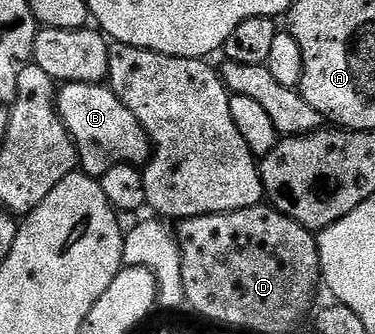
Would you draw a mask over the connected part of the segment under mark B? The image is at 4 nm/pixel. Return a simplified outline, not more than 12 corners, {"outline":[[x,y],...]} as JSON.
{"outline":[[104,83],[61,84],[79,168],[148,164],[145,127]]}

